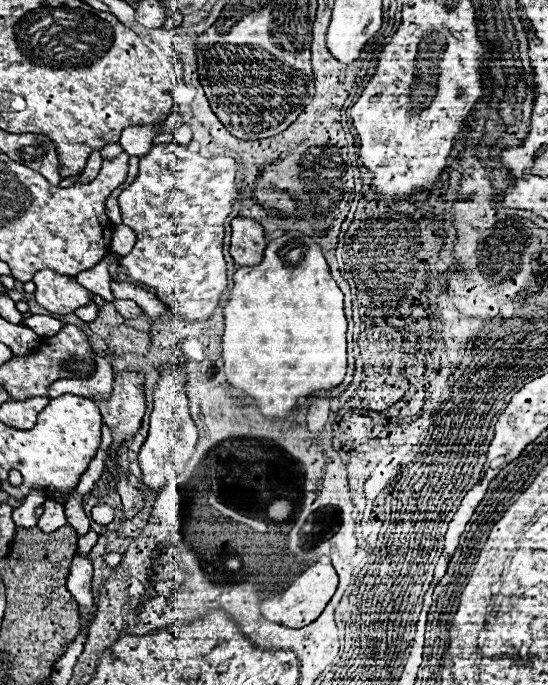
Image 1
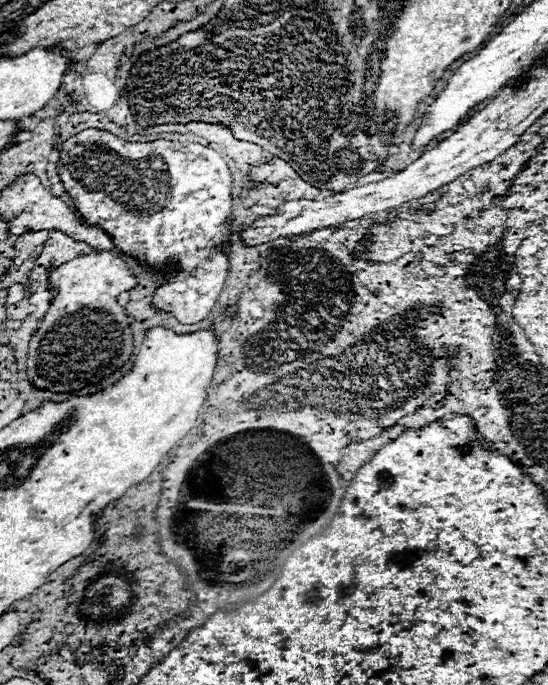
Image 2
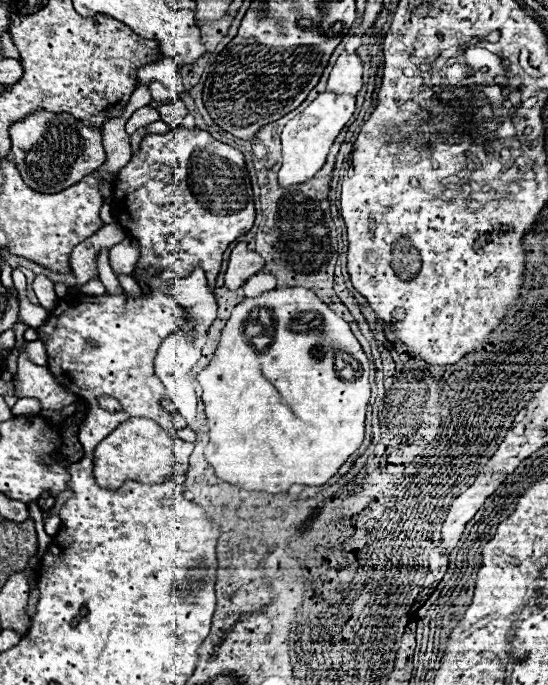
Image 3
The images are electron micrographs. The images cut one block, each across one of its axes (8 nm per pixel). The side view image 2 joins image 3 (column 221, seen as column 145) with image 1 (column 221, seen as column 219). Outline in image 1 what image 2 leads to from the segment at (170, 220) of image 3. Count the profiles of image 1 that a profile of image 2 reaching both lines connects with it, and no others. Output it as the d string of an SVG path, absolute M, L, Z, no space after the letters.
M170 142L152 146L150 154L140 158L140 172L136 180L122 190L118 204L122 210L122 224L136 232L136 244L130 254L122 256L122 272L130 282L152 288L160 302L168 310L174 310L186 322L208 320L226 290L226 262L222 256L224 222L236 202L236 170L238 164L228 154L204 158L198 152L190 152L186 146Z

